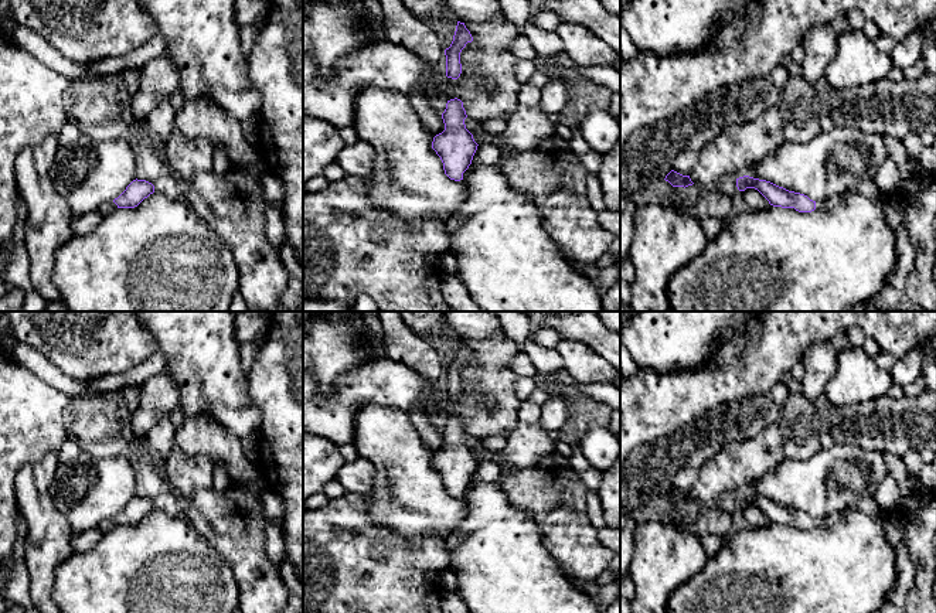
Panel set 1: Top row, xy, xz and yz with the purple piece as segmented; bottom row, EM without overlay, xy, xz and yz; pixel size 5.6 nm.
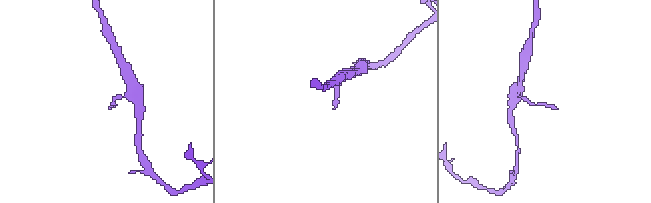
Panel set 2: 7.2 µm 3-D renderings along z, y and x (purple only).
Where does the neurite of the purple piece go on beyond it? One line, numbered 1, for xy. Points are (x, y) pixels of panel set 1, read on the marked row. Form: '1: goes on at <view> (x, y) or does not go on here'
1: goes on at xy (106, 208)

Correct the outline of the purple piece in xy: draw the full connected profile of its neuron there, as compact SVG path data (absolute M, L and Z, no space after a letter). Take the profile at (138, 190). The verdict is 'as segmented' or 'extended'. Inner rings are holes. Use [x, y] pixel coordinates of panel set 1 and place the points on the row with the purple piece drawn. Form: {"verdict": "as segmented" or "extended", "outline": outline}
{"verdict": "extended", "outline": "M133 180L113 201L102 204L98 210L106 217L116 208L135 208L154 193L154 185L146 180Z"}

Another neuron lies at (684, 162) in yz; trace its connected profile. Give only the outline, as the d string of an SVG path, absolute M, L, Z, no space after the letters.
M684 150L674 157L671 168L683 176L690 176L691 170L697 166L697 163L698 153Z

